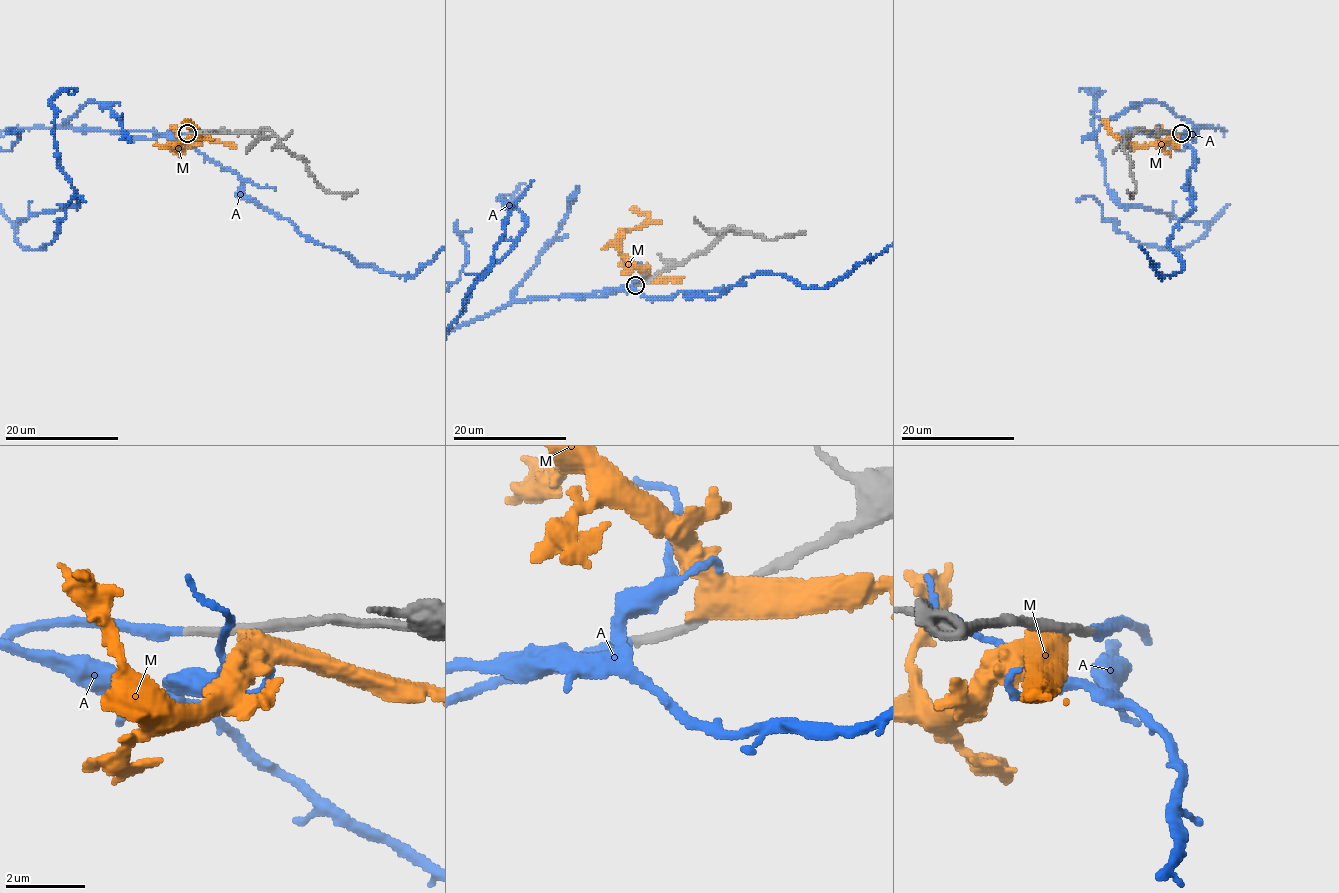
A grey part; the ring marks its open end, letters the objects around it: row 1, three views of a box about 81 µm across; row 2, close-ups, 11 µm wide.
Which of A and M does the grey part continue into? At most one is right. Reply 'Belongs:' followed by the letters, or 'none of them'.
Belongs: A

